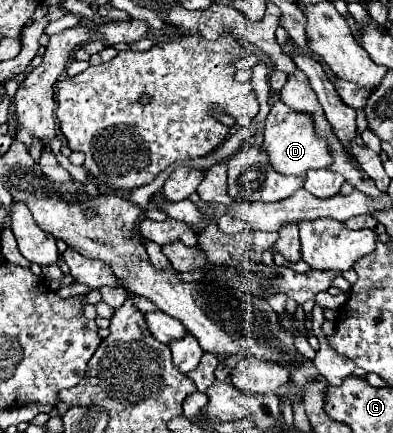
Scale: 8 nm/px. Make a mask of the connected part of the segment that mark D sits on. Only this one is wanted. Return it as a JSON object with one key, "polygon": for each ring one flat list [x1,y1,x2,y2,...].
{"polygon":[[276,101,264,121,264,143,262,143,272,169,278,171,280,175,294,175,294,177,304,177,306,171,310,169,320,169,328,167,332,163,332,157,328,153,326,143,316,137,312,119,304,113,292,111,284,103]]}

